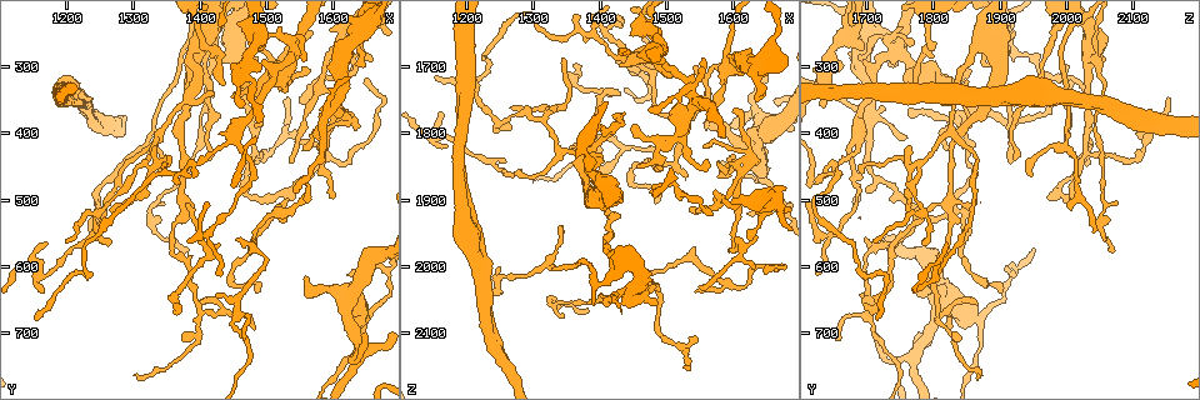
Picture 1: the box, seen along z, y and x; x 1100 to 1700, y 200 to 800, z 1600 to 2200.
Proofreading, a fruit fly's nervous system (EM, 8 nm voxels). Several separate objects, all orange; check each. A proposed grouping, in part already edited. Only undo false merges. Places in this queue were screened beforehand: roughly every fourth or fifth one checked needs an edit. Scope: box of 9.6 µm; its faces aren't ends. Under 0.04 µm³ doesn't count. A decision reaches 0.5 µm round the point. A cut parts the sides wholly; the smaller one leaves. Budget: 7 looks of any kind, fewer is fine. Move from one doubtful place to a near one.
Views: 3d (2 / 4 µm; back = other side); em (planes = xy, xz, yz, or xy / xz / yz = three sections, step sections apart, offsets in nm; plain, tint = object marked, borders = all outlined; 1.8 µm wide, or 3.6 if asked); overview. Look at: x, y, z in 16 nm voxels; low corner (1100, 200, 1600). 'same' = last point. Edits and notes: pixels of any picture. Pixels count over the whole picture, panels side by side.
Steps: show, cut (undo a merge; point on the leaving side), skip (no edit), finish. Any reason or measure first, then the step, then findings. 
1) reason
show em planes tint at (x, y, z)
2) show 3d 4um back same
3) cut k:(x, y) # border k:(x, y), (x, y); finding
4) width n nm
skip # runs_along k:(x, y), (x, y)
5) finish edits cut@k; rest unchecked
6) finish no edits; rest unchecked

two arms in line, one across
show em planes tint at (1375, 500, 1830)

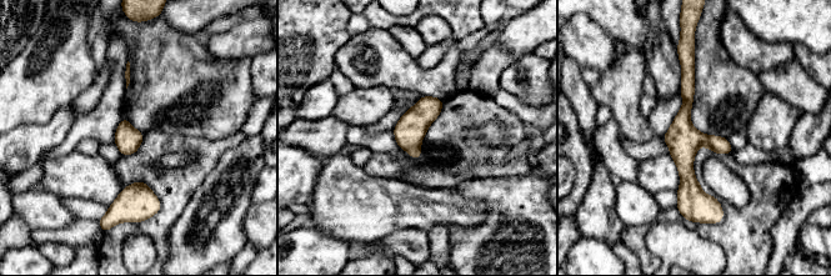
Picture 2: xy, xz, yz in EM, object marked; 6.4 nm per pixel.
skip # runs_along 2:(691, 61), (684, 161), (704, 211); one neuron here

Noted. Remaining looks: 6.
show 3d 4um at (1190, 335, 1925)

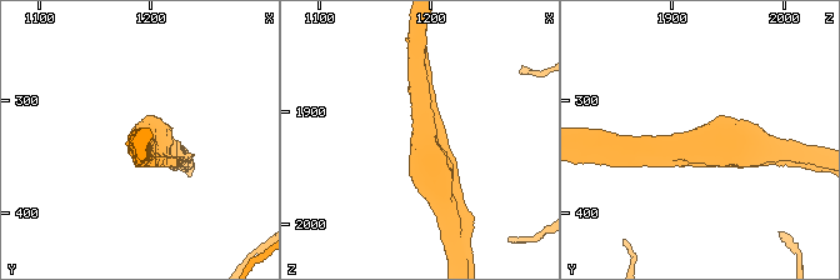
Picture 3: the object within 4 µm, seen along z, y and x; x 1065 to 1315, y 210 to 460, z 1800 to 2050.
show em 3.6um xy step 4 tint at (1194, 338, 1930)

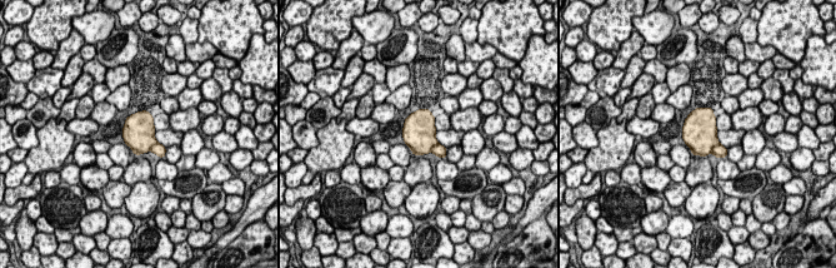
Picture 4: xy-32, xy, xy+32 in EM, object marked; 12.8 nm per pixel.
show em 3.6um planes borders same

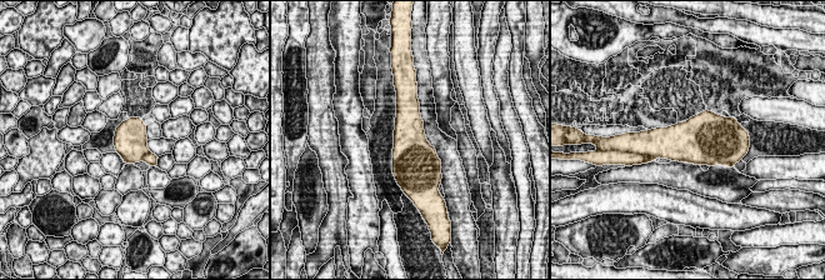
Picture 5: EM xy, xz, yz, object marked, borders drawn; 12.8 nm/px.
cut 5:(150, 159) # two neurons meet here

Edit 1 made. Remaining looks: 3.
show overview

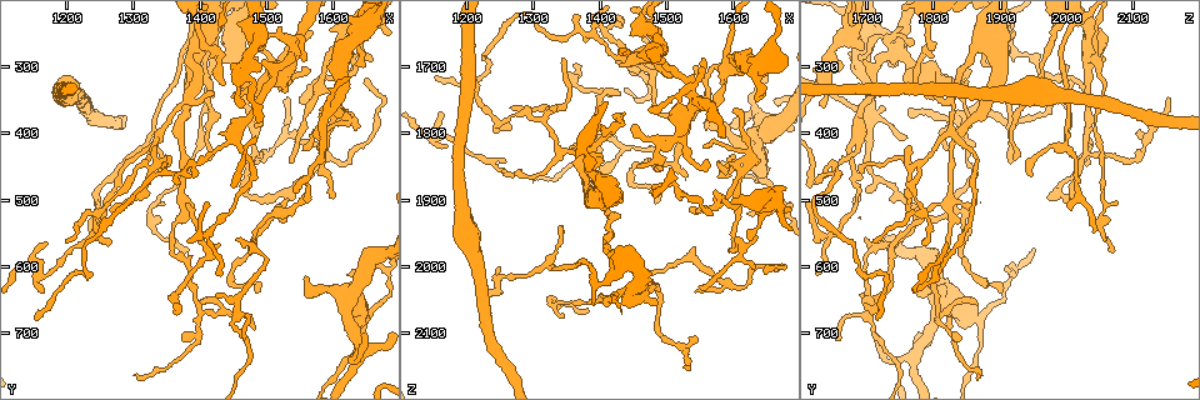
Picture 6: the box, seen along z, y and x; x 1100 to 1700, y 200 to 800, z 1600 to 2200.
a narrow waist
show 3d 2um at (1625, 655, 1820)

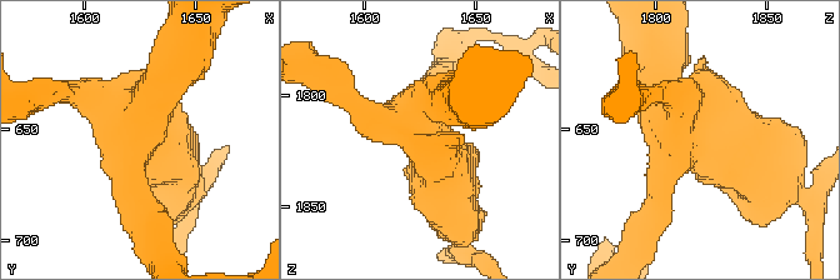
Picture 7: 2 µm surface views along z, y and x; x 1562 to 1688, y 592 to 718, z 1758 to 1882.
now the EM
show em planes tint at (1627, 655, 1818)

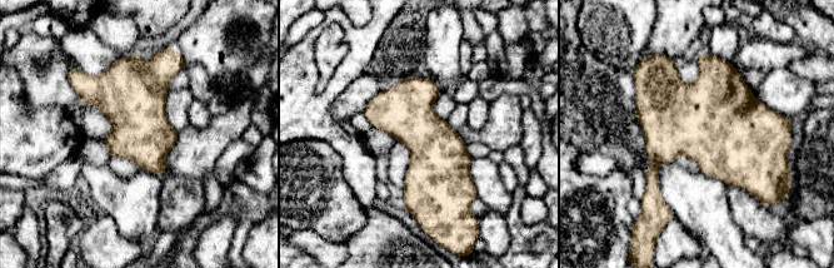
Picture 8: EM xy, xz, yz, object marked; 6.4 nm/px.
width 340 nm
skip # continuous, no second neuron

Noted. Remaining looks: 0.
finish edits cut@5; rest unchecked

